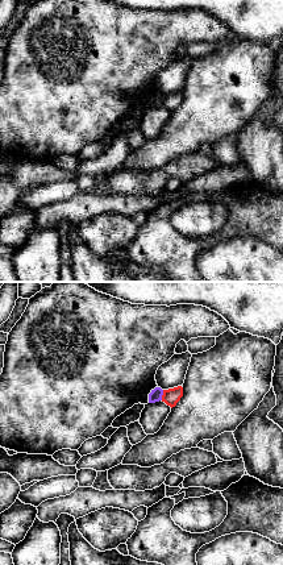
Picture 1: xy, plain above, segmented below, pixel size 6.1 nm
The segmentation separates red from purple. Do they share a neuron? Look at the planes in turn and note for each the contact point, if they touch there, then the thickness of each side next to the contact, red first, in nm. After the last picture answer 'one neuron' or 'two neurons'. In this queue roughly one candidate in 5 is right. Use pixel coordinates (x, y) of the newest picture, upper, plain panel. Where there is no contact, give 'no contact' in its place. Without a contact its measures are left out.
meets red at (162, 100); 100 nm thick on the red side, 80 nm on the other

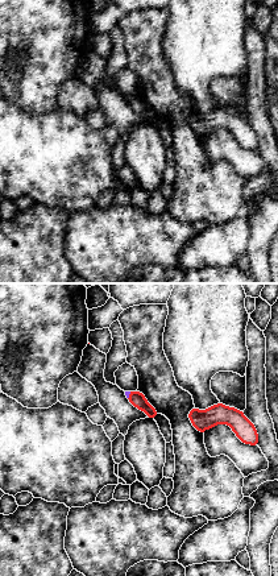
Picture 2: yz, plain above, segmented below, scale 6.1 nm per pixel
meets red at (129, 100); 90 nm thick on the red side, 30 nm on the other

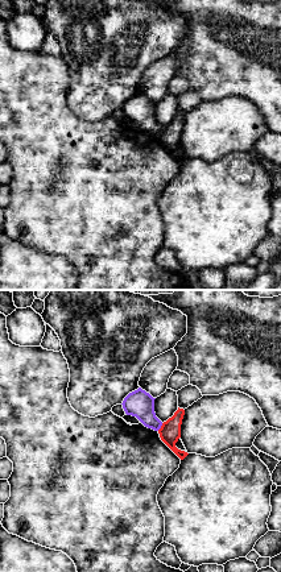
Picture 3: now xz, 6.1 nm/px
meets red at (161, 132); 130 nm thick on the red side, 170 nm on the other

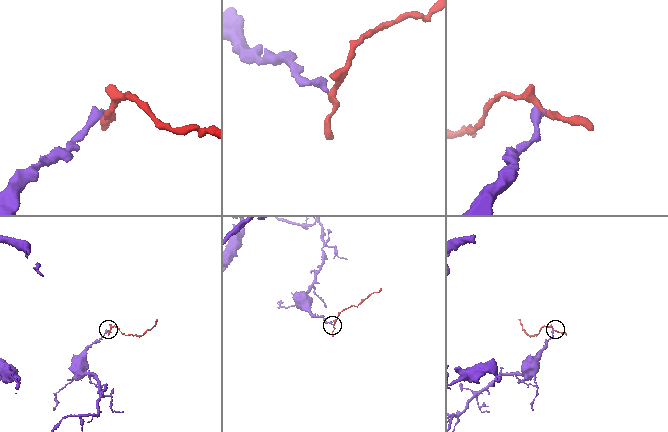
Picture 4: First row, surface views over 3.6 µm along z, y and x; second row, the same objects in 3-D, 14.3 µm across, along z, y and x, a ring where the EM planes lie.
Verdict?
two neurons

